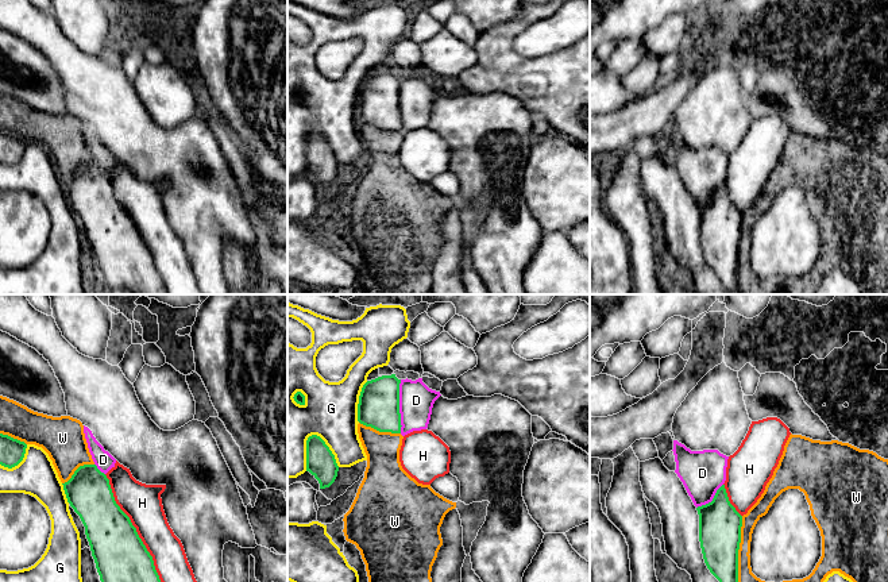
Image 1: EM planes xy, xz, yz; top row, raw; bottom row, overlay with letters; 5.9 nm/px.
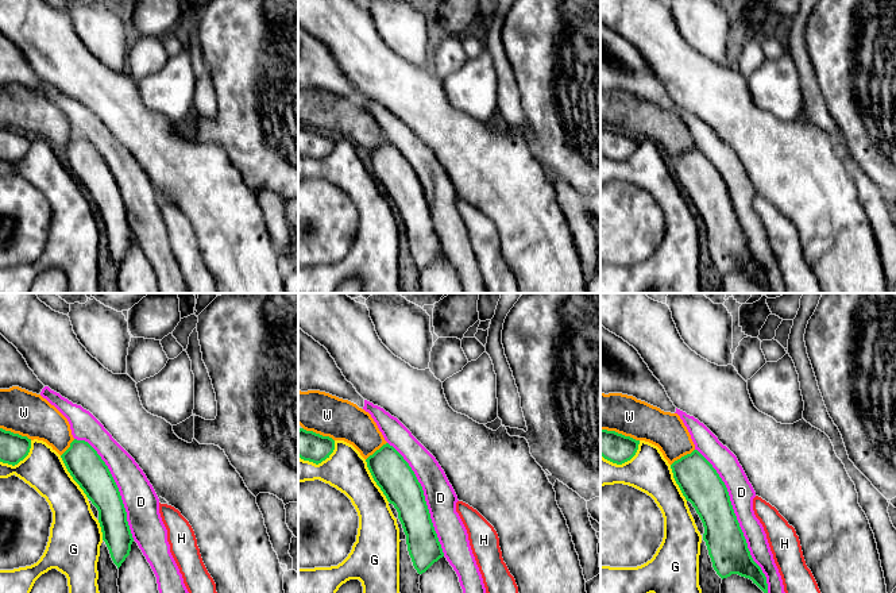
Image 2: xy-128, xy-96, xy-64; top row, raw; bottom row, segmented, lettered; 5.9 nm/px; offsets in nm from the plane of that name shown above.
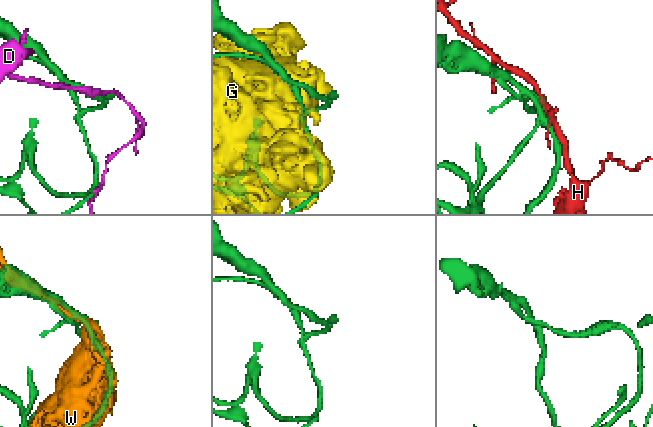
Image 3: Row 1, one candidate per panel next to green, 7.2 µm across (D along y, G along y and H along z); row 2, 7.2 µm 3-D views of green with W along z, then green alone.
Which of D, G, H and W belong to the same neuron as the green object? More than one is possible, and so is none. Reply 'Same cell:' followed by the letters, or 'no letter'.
Same cell: D

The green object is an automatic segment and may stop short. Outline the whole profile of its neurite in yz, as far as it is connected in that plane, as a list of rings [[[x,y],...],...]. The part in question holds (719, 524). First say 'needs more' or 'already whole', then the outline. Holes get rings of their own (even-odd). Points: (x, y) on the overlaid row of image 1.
already whole; [[[725,485],[711,502],[696,508],[704,563],[719,582],[738,582],[742,516],[730,504]]]

